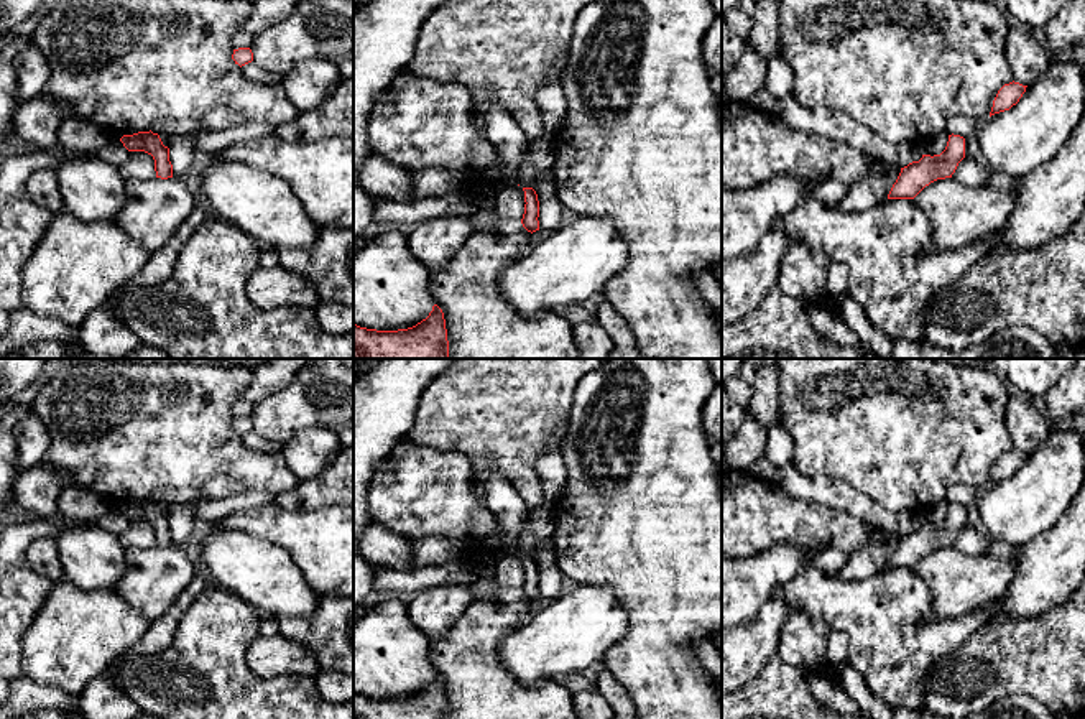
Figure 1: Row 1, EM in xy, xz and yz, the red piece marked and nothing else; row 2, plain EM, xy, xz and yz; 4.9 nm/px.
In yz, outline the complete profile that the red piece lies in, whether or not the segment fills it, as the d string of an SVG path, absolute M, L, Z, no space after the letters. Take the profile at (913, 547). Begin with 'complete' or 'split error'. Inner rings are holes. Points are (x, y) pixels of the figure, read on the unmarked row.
complete | M953 502L949 503L947 515L940 523L922 523L919 530L901 536L888 568L914 568L930 551L952 546L963 526L965 507Z

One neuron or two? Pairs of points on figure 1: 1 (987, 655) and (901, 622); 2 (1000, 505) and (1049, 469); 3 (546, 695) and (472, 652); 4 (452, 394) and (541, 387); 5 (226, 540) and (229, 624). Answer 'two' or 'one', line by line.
1: two
2: one
3: one
4: one
5: two

